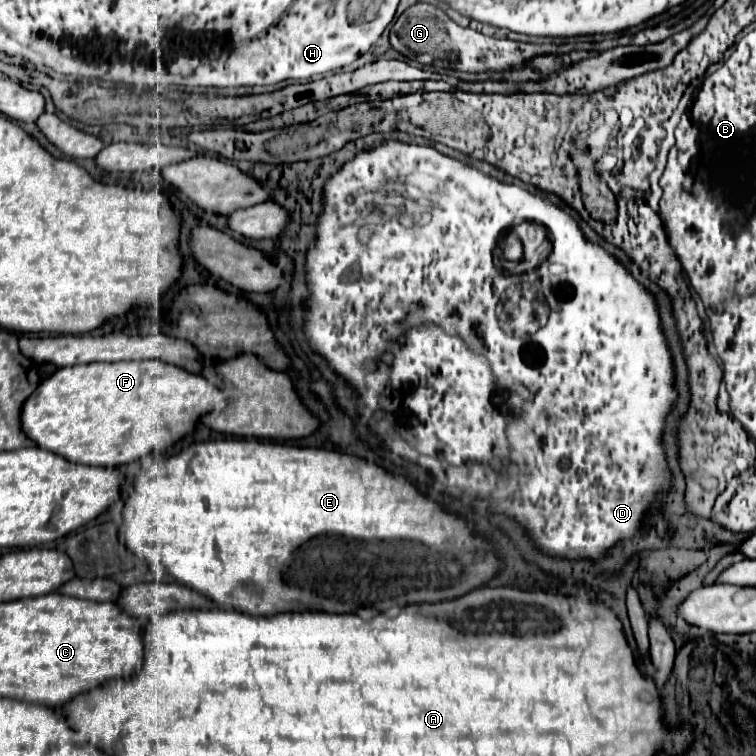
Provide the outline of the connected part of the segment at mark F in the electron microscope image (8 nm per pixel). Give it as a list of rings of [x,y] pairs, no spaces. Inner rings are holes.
[[[138,360],[138,362],[90,362],[90,364],[80,364],[80,366],[66,366],[66,368],[58,368],[50,378],[42,380],[40,386],[32,392],[30,398],[26,398],[26,402],[22,404],[20,410],[20,428],[26,434],[26,438],[30,438],[38,448],[50,450],[62,458],[66,458],[68,462],[74,464],[86,464],[86,466],[120,466],[120,464],[128,464],[144,454],[152,454],[152,452],[164,452],[166,448],[170,448],[176,440],[180,440],[184,434],[192,432],[198,418],[206,412],[210,412],[214,408],[214,404],[220,404],[224,400],[224,394],[212,386],[210,382],[206,382],[202,376],[190,374],[178,366],[170,366],[162,360]]]

